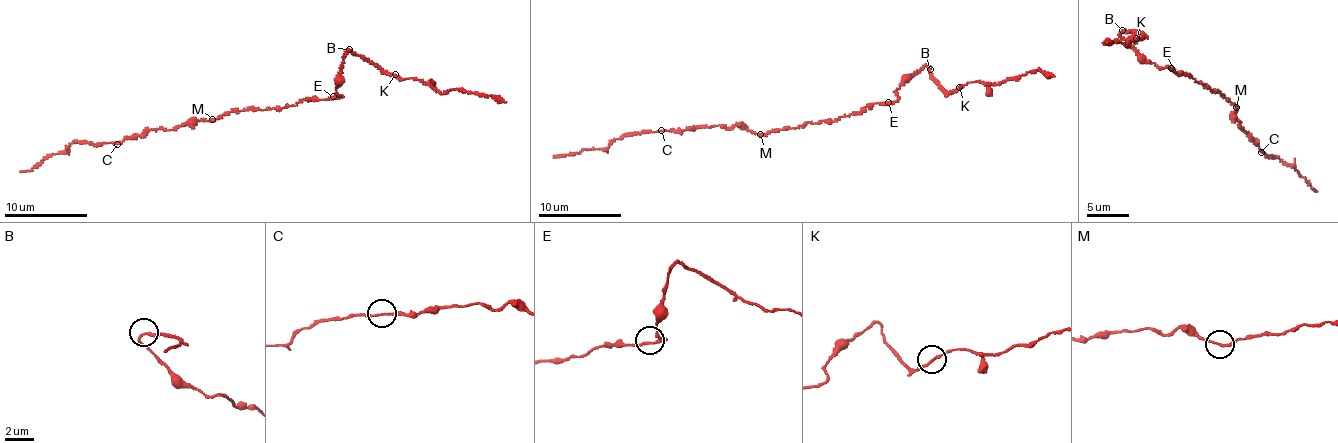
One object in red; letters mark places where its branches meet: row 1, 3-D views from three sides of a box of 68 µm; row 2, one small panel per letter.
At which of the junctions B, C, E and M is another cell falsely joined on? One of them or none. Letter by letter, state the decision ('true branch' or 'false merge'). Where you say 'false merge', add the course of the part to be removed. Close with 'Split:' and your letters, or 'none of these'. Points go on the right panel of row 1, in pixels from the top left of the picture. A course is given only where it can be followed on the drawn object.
B: true branch
C: true branch
E: true branch
M: true branch
Split: none of these

